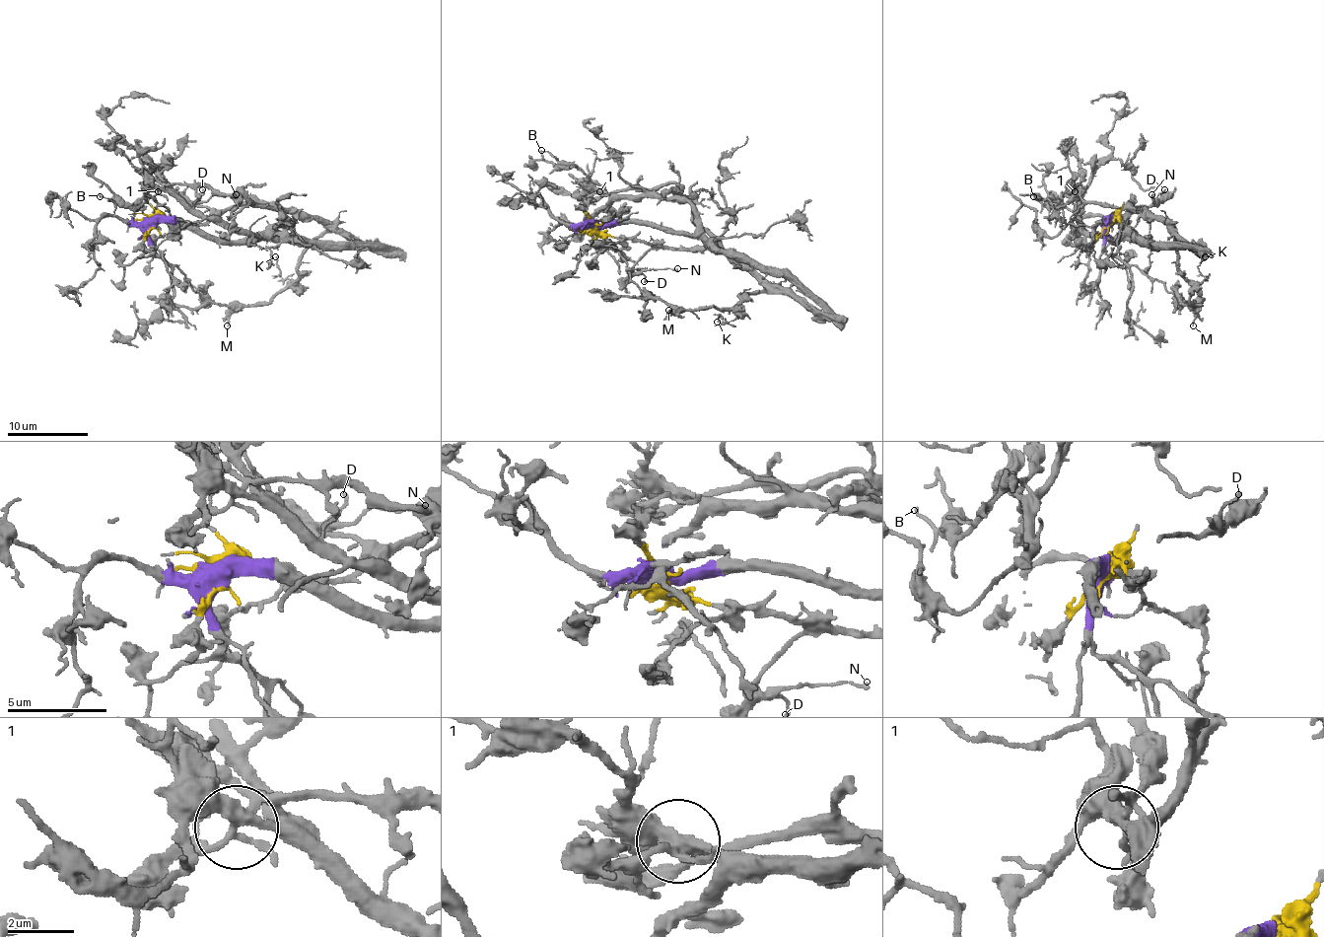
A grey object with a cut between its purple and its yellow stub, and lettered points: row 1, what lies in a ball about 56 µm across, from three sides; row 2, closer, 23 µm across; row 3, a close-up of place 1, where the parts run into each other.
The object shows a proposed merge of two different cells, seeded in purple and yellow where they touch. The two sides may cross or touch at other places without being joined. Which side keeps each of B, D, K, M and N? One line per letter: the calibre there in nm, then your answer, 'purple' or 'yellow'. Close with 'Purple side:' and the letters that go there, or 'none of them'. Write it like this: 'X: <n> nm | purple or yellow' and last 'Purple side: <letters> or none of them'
B: 120 nm | purple
D: 140 nm | yellow
K: 130 nm | yellow
M: 130 nm | yellow
N: 150 nm | yellow
Purple side: B

